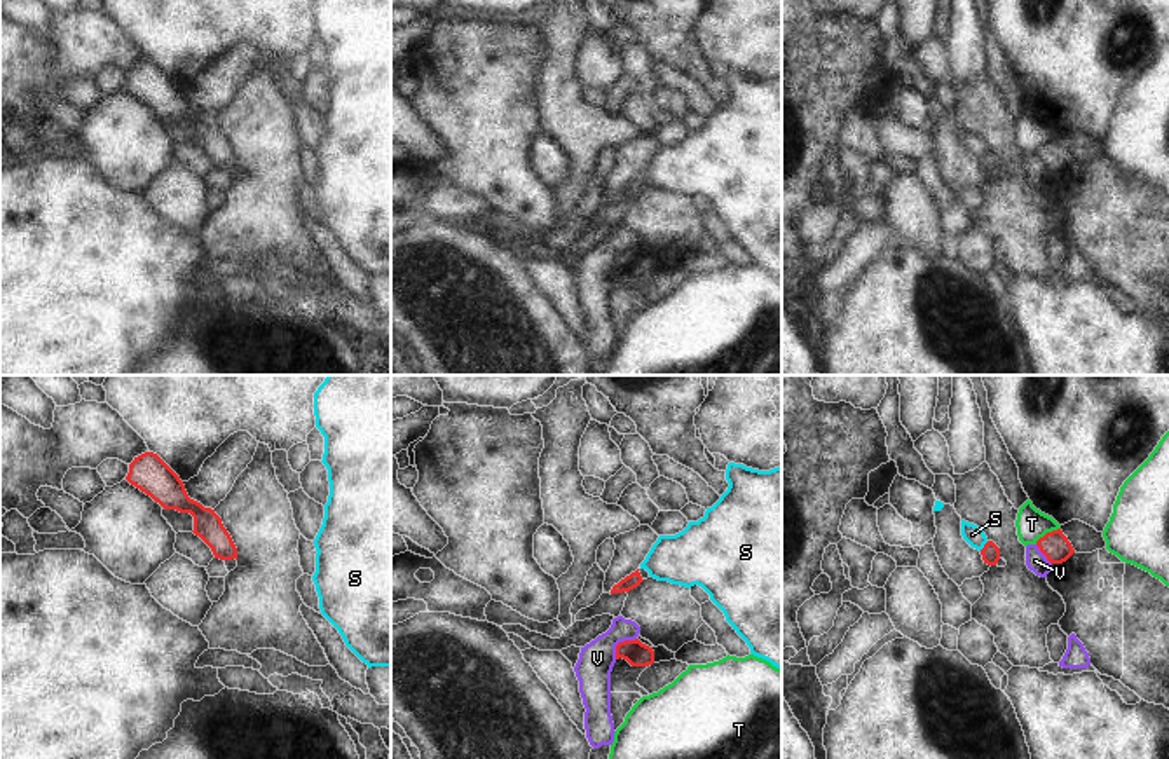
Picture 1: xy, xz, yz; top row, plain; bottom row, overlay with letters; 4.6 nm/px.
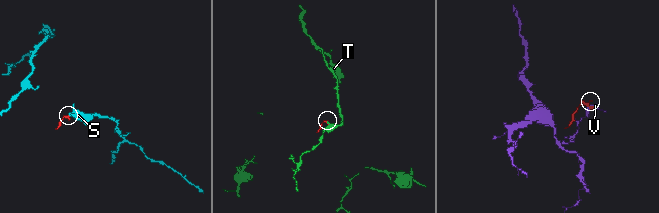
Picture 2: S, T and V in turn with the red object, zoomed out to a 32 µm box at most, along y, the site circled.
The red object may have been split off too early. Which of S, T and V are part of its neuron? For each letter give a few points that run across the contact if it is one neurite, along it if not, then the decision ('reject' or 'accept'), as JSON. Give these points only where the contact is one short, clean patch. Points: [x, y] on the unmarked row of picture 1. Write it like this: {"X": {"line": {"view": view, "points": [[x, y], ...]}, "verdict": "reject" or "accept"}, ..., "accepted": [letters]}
{"S": {"line": {"view": "yz", "points": [[988, 150], [979, 159]]}, "verdict": "reject"}, "T": {"line": {"view": "yz", "points": [[1059, 136], [1045, 142], [1035, 152]]}, "verdict": "reject"}, "V": {"line": {"view": "xz", "points": [[635, 246], [622, 250], [616, 255], [615, 267]]}, "verdict": "reject"}, "accepted": []}

